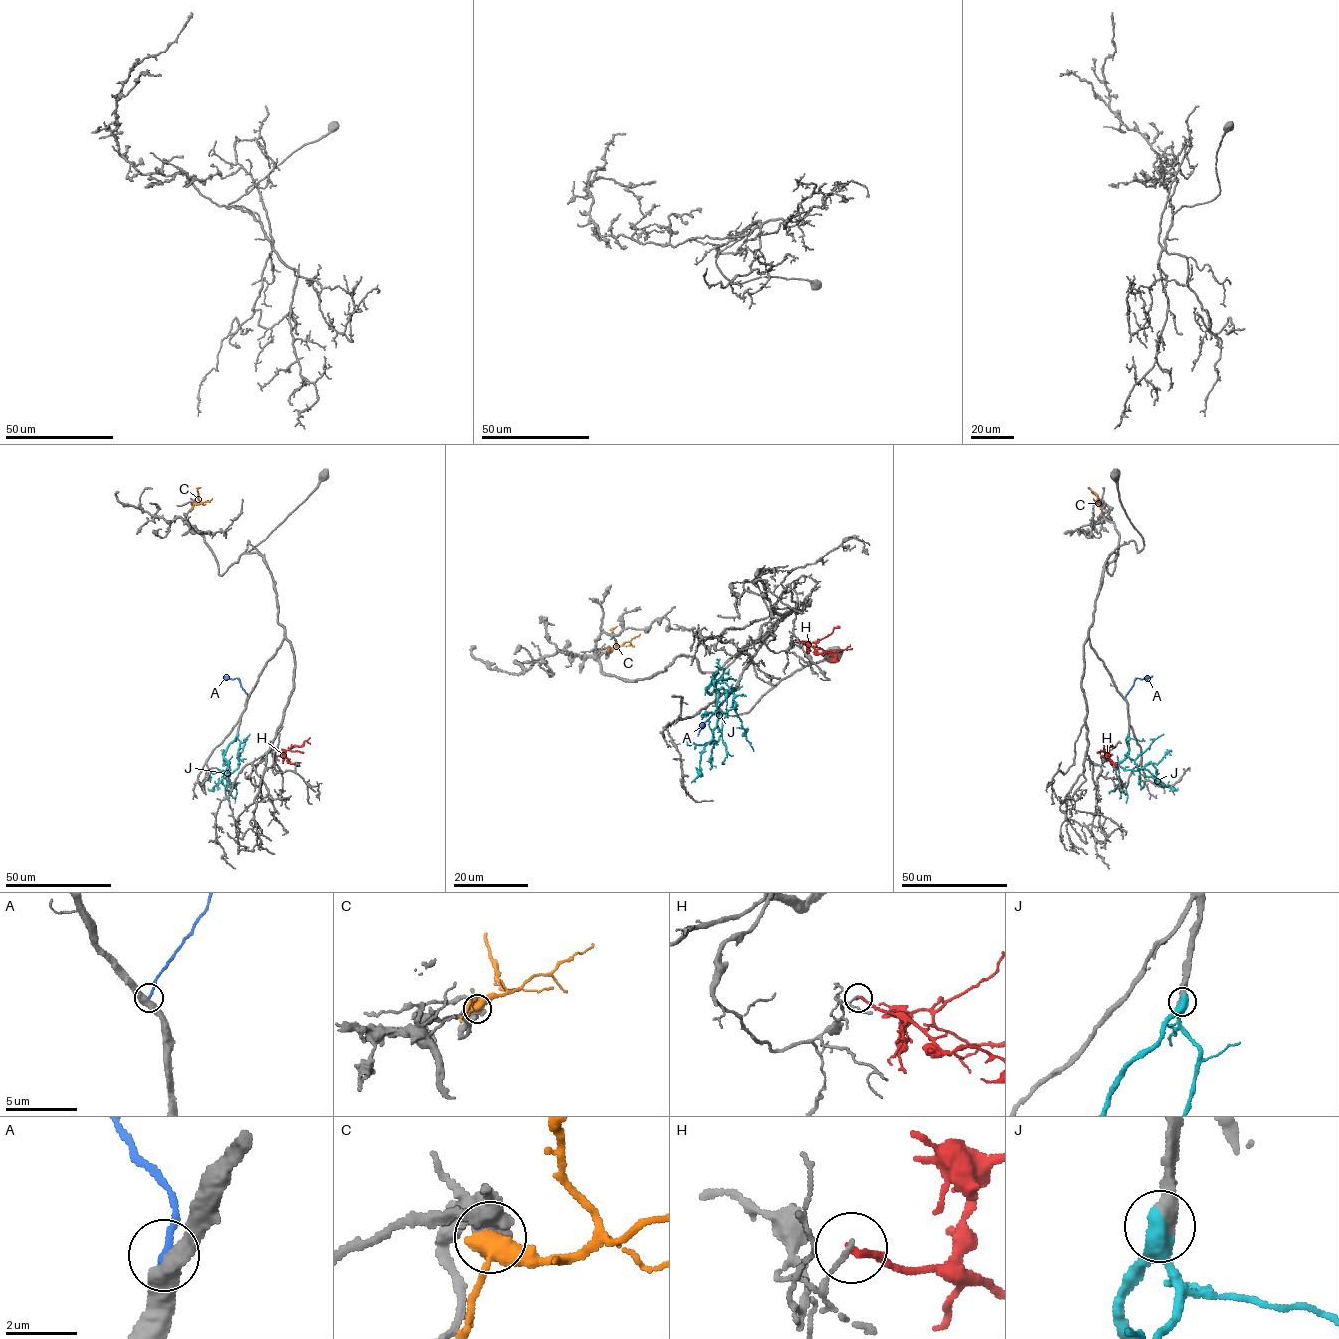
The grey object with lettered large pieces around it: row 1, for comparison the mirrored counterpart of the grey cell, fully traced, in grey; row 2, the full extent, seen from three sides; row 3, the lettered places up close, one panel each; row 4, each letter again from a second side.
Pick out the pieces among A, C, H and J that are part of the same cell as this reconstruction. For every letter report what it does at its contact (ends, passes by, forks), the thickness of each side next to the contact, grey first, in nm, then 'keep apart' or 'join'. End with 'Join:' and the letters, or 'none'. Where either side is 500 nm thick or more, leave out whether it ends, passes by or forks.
A: it ends | 480/200 nm | keep apart
C: 650/480 nm | keep apart
H: it ends | 120/200 nm | keep apart
J: it passes by | 480/440 nm | join
Join: J

